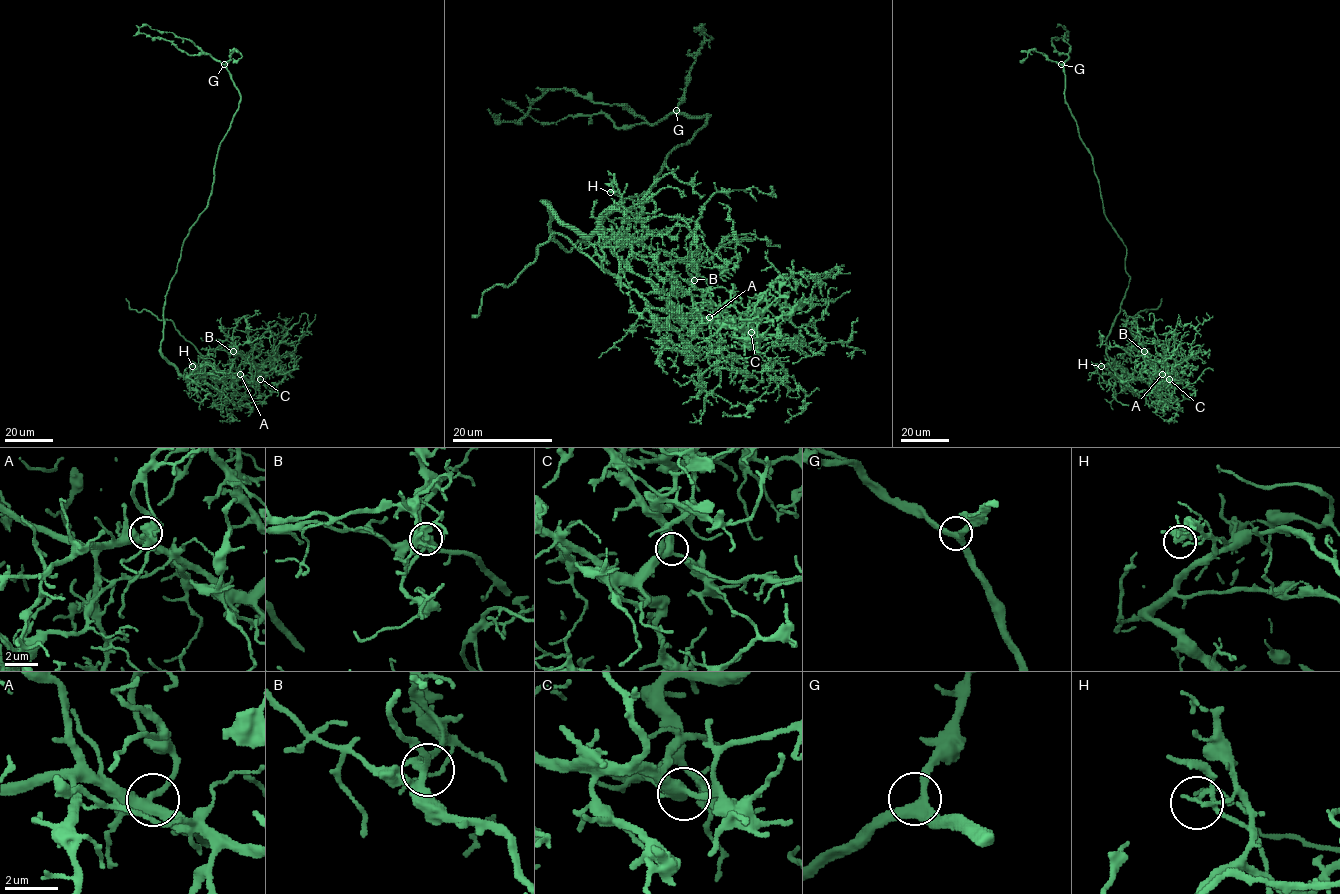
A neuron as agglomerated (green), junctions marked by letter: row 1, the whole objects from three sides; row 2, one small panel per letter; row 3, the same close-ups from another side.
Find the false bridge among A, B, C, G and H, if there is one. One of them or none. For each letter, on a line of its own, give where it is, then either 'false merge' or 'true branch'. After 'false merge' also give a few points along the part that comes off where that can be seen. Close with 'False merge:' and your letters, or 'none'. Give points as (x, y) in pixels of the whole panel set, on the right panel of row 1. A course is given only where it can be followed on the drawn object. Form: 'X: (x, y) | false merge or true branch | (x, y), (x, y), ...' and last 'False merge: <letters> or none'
A: (1162, 374) | true branch
B: (1144, 351) | true branch
C: (1169, 379) | true branch
G: (1061, 64) | true branch
H: (1101, 366) | false merge | (1101, 367), (1122, 375), (1106, 337), (1130, 276), (1066, 101), (1068, 56), (1051, 42), (1067, 35), (1063, 25)
False merge: H

